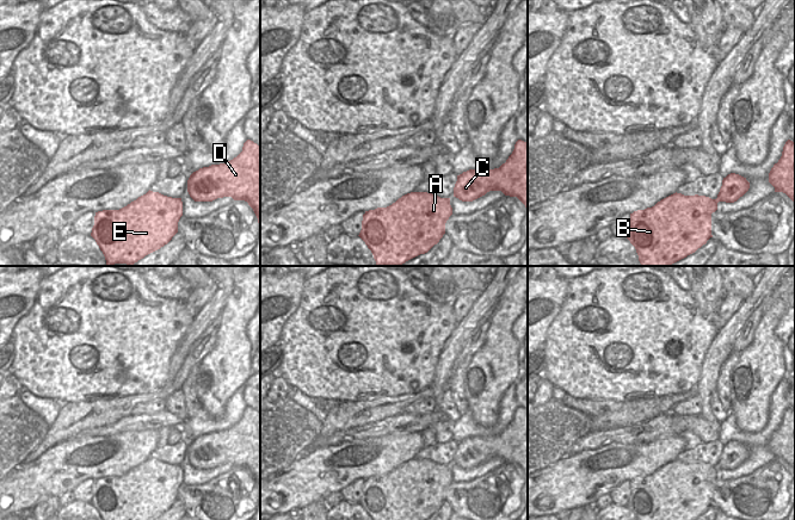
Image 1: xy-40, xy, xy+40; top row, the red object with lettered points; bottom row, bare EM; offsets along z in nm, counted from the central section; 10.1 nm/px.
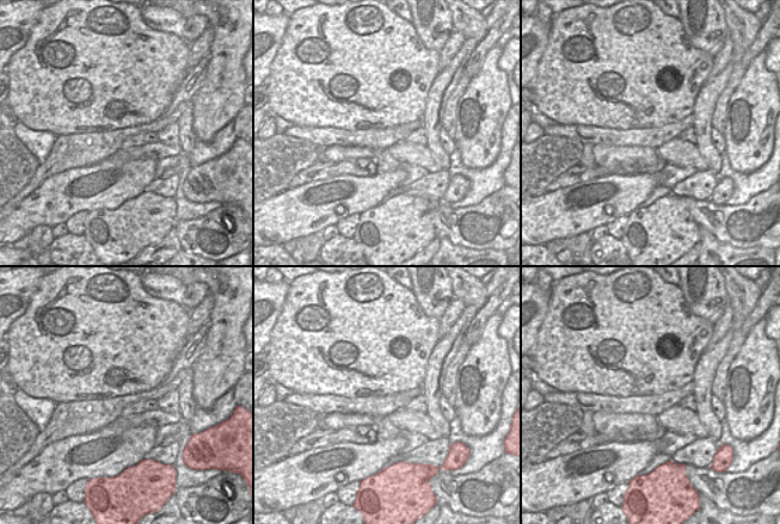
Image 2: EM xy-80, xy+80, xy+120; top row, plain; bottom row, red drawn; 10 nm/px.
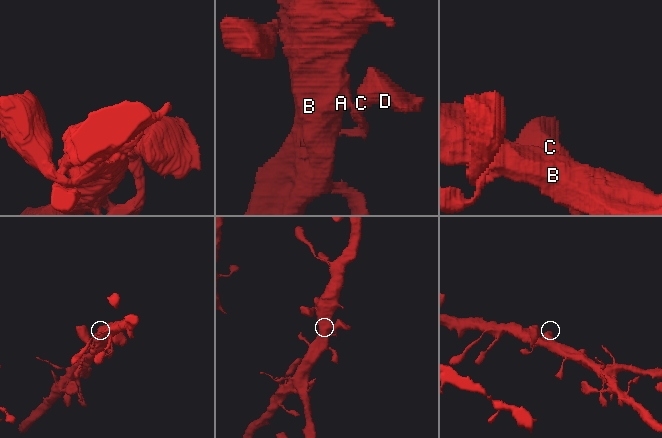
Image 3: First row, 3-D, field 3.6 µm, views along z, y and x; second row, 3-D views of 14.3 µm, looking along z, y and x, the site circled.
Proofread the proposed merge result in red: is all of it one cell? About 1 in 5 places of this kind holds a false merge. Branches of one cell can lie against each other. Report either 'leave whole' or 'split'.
leave whole

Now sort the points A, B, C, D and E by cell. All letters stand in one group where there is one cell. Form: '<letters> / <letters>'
A B C D E

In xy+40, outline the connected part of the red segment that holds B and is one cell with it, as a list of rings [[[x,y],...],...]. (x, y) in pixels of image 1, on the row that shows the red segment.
[[[731,173],[722,180],[716,199],[705,196],[673,193],[654,206],[630,213],[630,230],[627,239],[635,247],[641,266],[671,266],[695,253],[713,237],[711,213],[719,202],[734,203],[750,188],[746,178]]]

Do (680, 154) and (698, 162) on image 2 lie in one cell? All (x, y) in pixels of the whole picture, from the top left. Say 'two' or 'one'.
one

